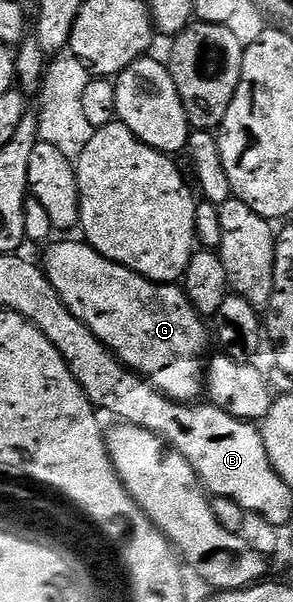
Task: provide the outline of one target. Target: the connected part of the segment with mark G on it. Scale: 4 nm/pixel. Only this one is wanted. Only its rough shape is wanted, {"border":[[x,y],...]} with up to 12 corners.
{"border":[[85,241],[40,266],[68,310],[175,403],[212,335],[185,290]]}

